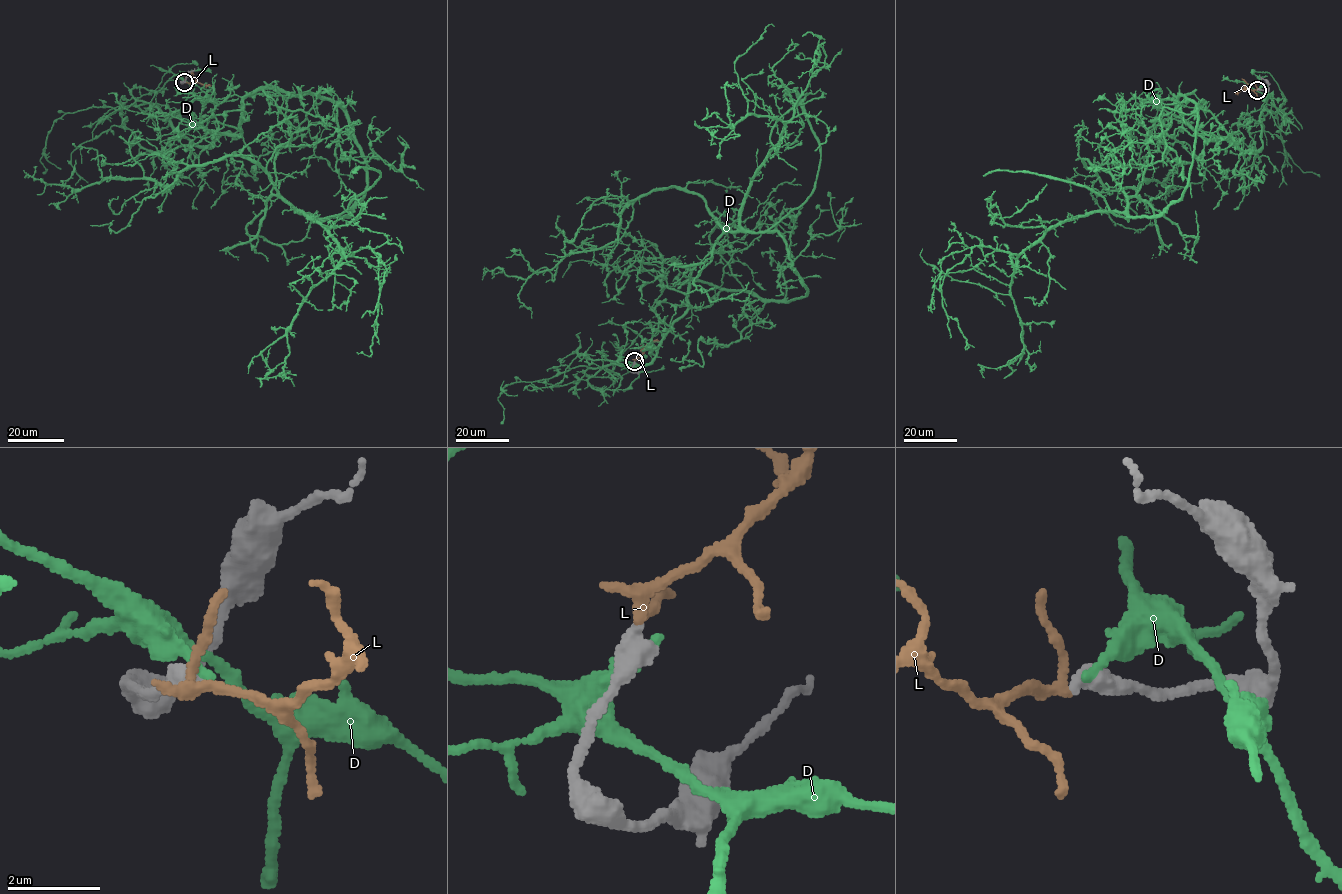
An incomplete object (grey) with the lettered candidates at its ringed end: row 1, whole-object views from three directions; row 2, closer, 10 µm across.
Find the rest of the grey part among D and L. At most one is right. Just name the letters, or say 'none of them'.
none of them

